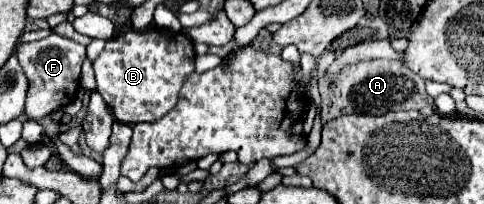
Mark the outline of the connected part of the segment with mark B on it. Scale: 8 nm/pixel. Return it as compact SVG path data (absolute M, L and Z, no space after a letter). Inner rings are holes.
M148 27L146 31L118 31L106 41L104 51L94 61L98 93L104 97L116 121L134 125L164 117L178 101L178 93L194 71L194 43L182 31Z

